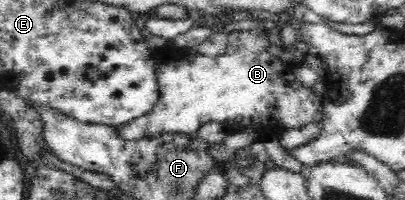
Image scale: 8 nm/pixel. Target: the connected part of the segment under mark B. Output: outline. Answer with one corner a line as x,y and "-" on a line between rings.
263,28
251,30
235,30
228,34
227,51
216,57
205,56
193,51
189,56
180,60
167,60
161,52
155,56
162,56
163,61
156,64
156,80
160,97
147,113
114,126
116,135
123,141
137,141
159,137
161,134
196,133
205,122
219,122
225,125
230,134
240,132
244,127
257,126
259,128
258,141
273,138
273,133
281,129
295,129
303,127
313,121
313,117
321,109
322,90
307,88
295,78
294,64
283,63
279,57
268,53
267,35

